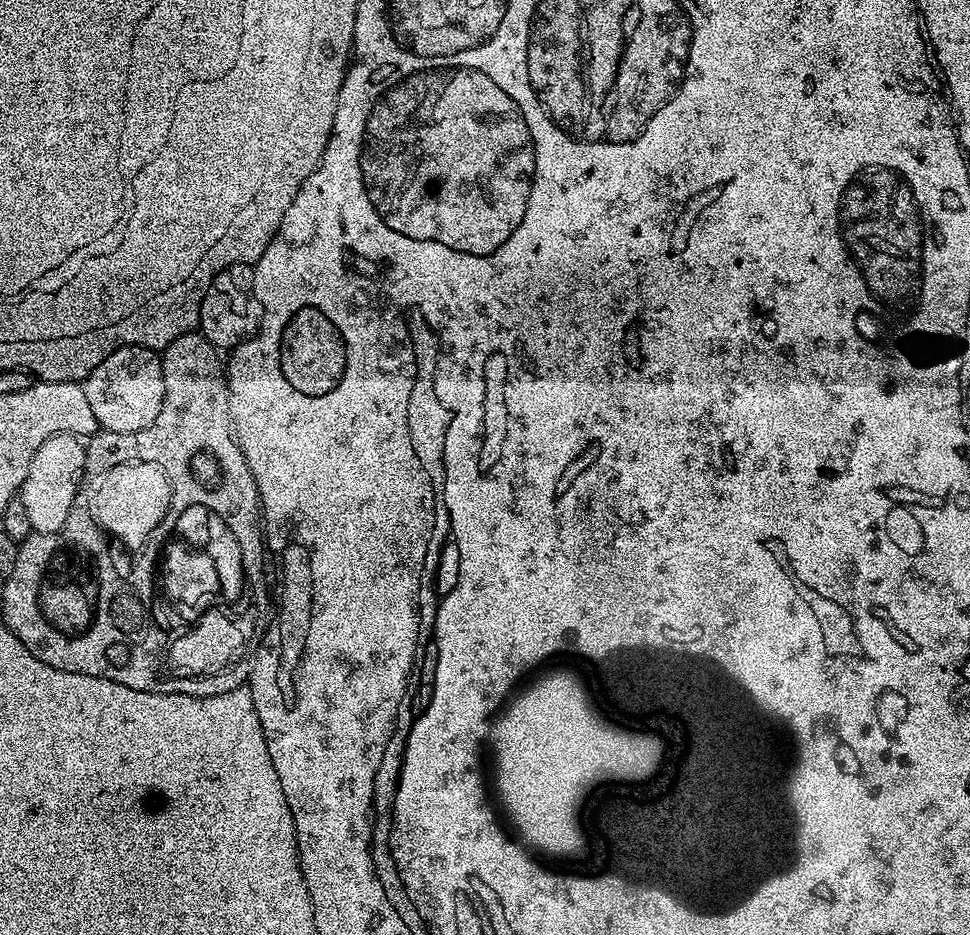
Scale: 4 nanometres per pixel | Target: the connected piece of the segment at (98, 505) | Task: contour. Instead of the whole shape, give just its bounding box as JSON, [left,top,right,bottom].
[93,460,172,546]

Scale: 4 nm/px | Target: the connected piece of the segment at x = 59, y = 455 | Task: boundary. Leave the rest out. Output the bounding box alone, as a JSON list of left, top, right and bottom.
[18,433,88,535]

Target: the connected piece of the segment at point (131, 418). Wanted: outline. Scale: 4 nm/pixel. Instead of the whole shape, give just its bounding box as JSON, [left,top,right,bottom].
[82,344,165,433]

